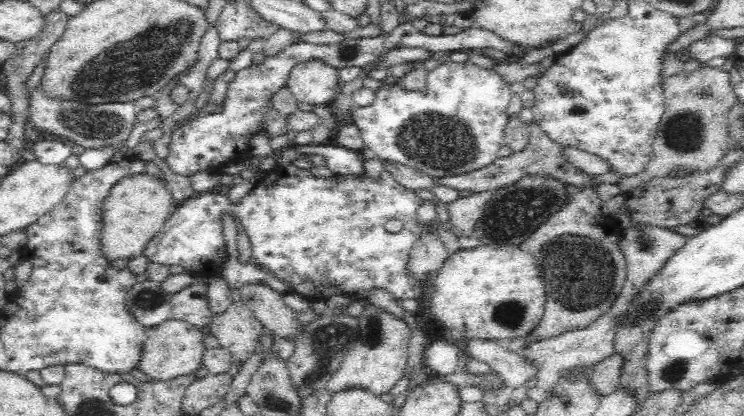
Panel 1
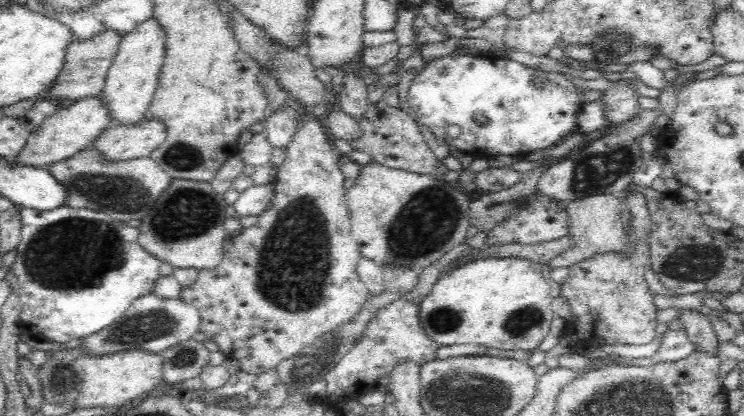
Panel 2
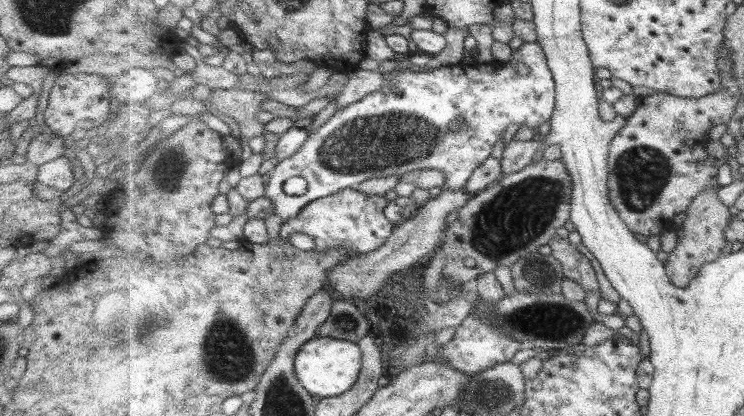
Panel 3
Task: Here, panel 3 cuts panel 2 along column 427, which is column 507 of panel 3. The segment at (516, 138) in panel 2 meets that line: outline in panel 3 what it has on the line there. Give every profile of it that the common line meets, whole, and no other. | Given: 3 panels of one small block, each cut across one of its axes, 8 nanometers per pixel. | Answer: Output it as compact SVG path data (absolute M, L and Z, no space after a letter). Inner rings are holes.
M527 42L527 43L515 43L515 49L513 53L513 59L509 63L501 63L500 61L493 60L493 62L488 64L469 64L469 65L447 65L442 66L439 69L434 69L431 71L422 72L411 72L411 70L405 70L397 72L391 72L394 74L393 88L388 87L383 88L381 91L373 92L374 94L369 94L363 101L351 104L342 110L339 110L325 125L310 133L308 141L303 145L303 148L299 149L295 155L291 158L279 161L275 166L275 170L270 173L270 179L266 187L266 196L273 202L273 208L275 208L275 214L282 218L284 221L289 221L295 216L299 216L301 210L308 205L308 203L320 198L325 198L328 196L333 196L335 194L341 193L343 190L353 188L356 185L361 185L363 182L369 181L373 178L382 178L383 176L392 176L393 174L399 174L403 176L409 172L417 170L441 170L447 176L446 186L443 190L458 190L459 188L465 188L469 183L473 172L479 168L493 152L493 146L497 144L499 138L503 138L507 126L515 124L517 126L527 126L535 127L538 130L539 126L543 126L545 122L551 122L554 117L556 110L556 80L553 77L552 71L548 66L548 56L545 53L543 47L539 43ZM523 64L529 67L530 72L527 76L521 76L517 72L517 66ZM454 122L462 122L464 125L461 126L461 130L457 132L451 132L451 124ZM291 176L303 176L309 182L309 190L305 196L287 196L283 186L285 182L291 178Z

